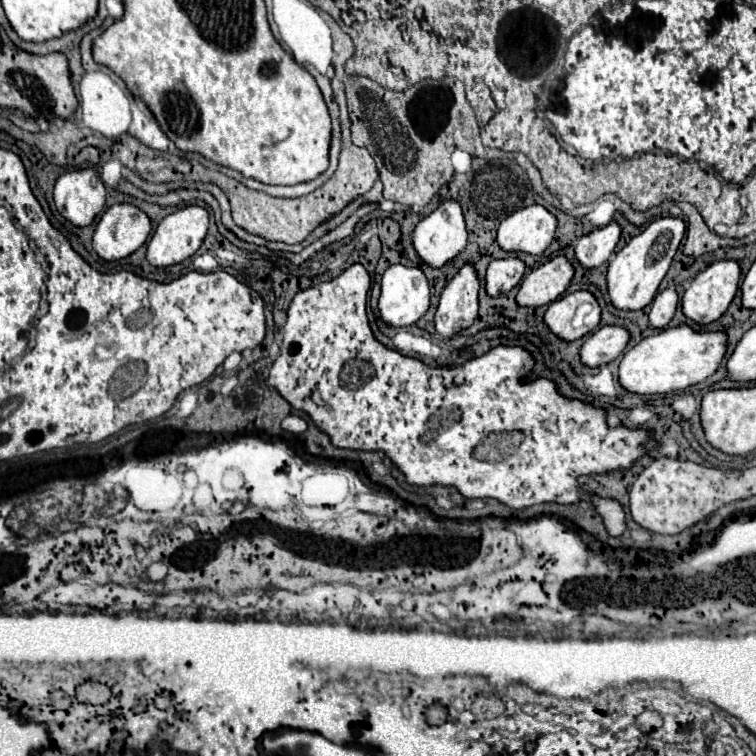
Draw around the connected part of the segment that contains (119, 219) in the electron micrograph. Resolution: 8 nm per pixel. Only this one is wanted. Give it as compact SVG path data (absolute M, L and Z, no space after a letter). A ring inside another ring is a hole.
M132 204L110 206L94 230L92 246L106 262L116 262L136 252L150 236L148 216Z

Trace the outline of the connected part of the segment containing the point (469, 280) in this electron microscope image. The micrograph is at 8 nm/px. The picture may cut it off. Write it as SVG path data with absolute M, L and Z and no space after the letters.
M466 264L440 294L440 304L434 316L436 334L444 340L472 326L478 316L480 282L470 264Z

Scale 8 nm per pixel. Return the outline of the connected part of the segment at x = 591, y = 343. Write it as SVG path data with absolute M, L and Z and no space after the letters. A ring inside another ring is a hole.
M602 326L584 340L580 348L580 362L588 368L610 364L624 352L628 338L630 334L622 326Z

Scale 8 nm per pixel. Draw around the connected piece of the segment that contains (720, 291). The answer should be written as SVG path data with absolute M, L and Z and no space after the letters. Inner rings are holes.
M722 260L710 264L700 272L682 294L682 312L686 318L698 324L710 324L718 320L738 290L740 266L734 260Z

